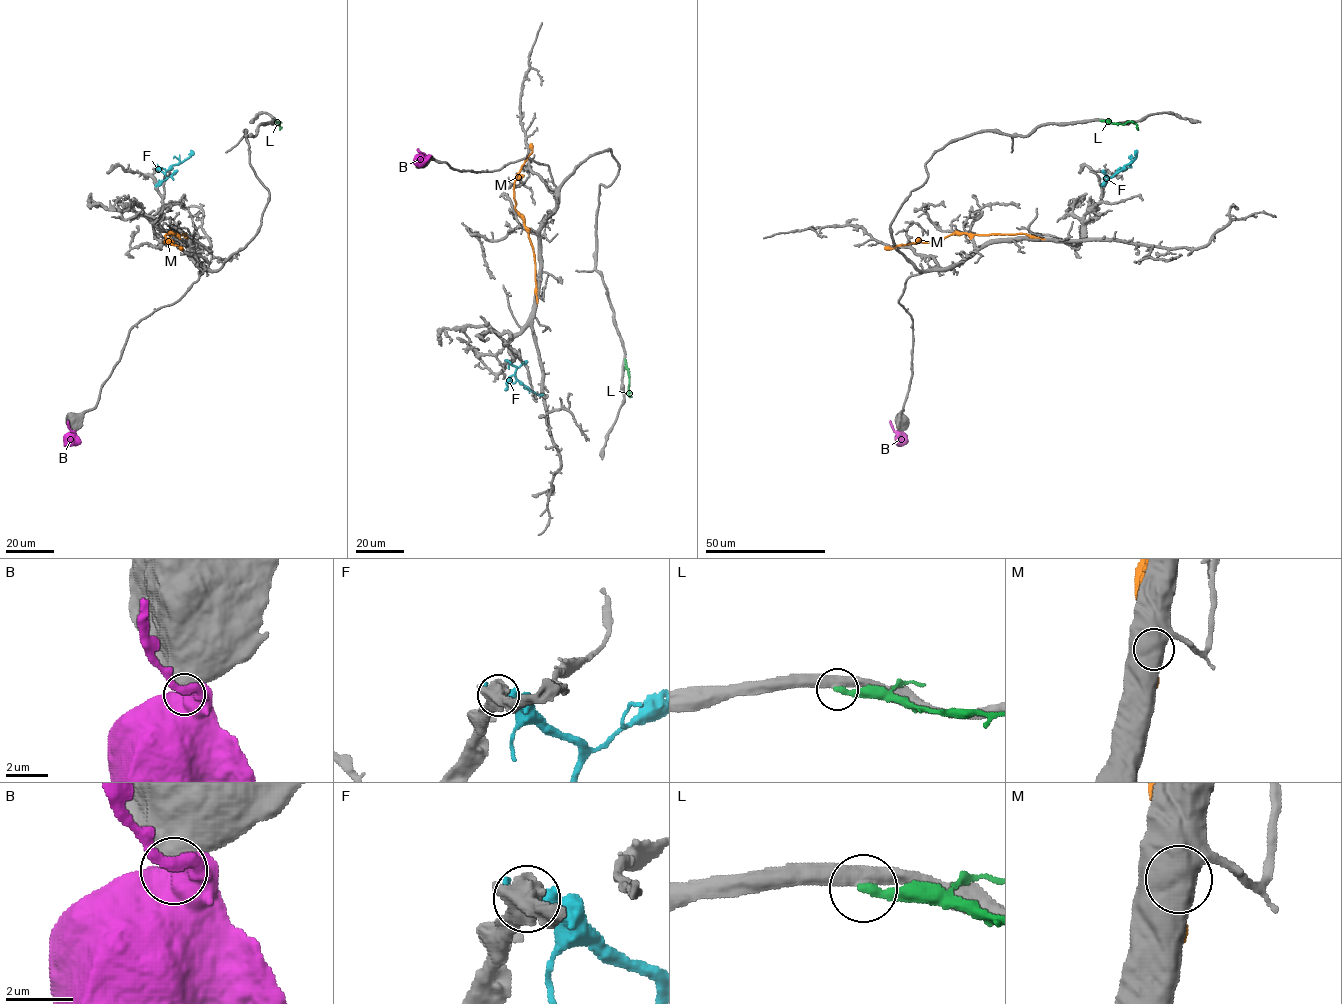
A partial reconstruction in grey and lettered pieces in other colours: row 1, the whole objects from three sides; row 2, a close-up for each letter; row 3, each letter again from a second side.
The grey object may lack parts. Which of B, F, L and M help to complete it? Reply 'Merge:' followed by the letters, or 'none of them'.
Merge: none of them

